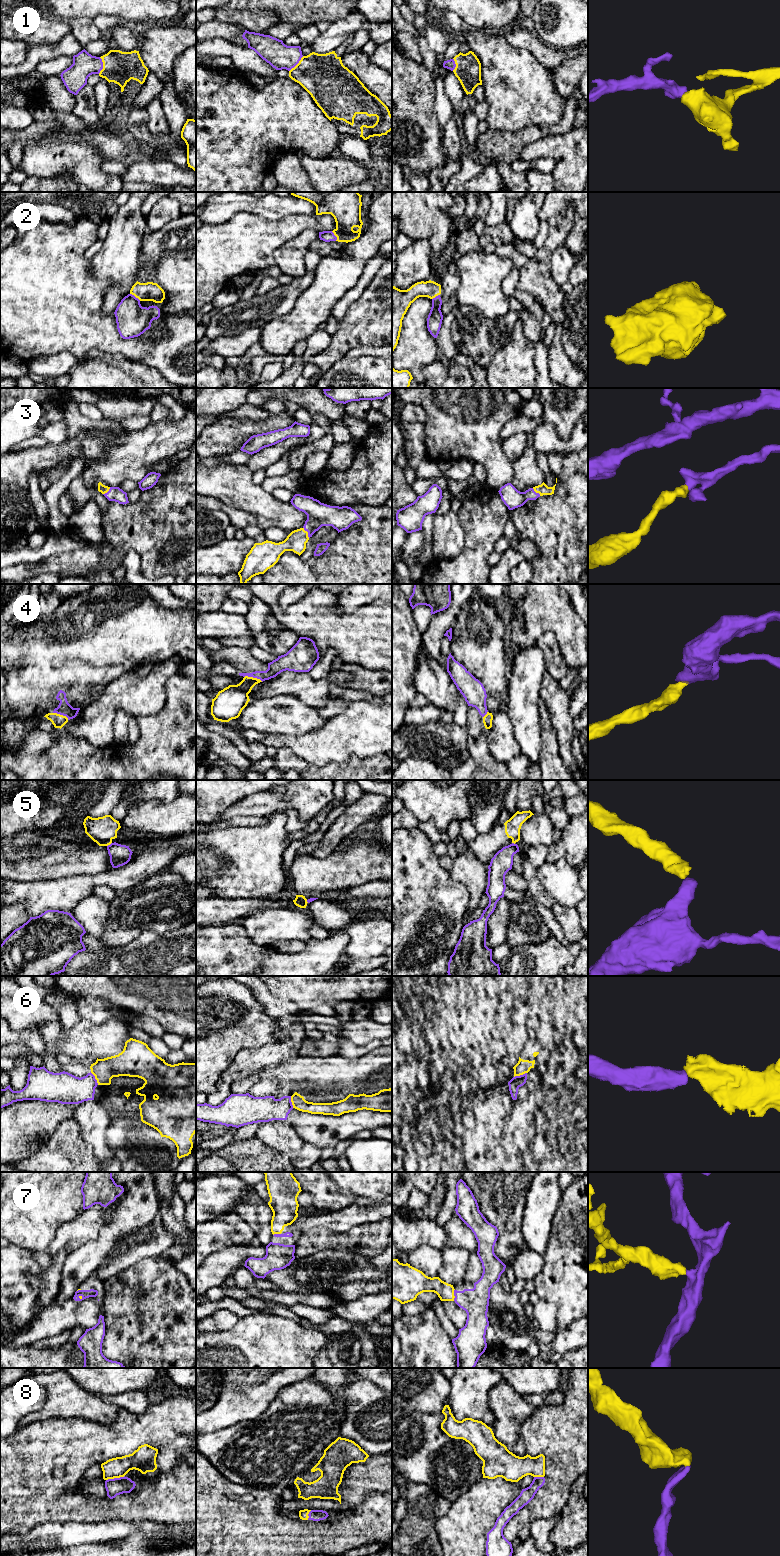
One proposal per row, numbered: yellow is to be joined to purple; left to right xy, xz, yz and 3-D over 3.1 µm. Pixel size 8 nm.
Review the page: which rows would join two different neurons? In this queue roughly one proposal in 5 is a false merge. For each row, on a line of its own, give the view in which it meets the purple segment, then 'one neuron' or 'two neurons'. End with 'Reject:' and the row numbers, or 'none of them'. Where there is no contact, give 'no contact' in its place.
1: contact in xy; one neuron
2: contact in xy; one neuron
3: contact in xz; one neuron
4: contact in xz; one neuron
5: contact in xy; two neurons
6: contact in xy; two neurons
7: contact in yz; one neuron
8: contact in xy; one neuron
Reject: 5, 6

